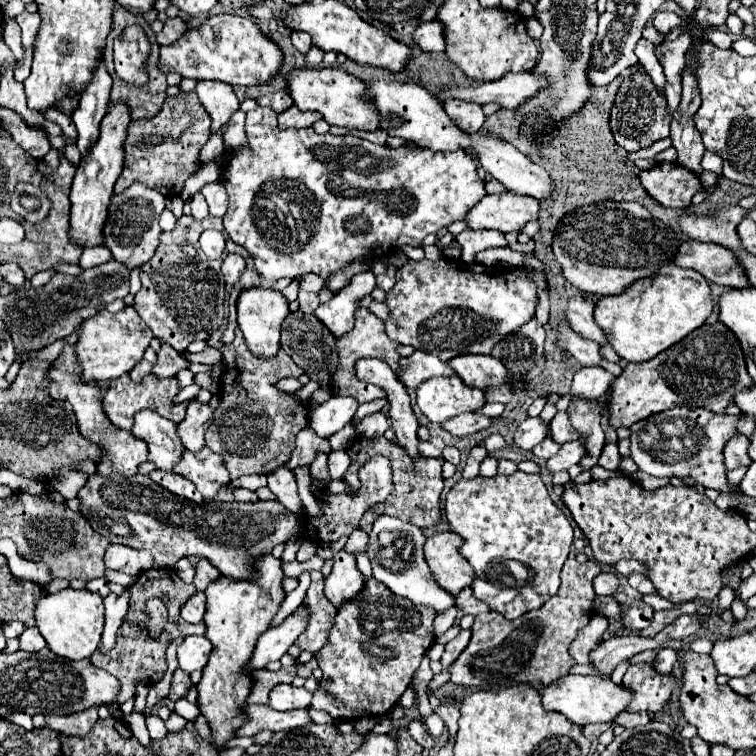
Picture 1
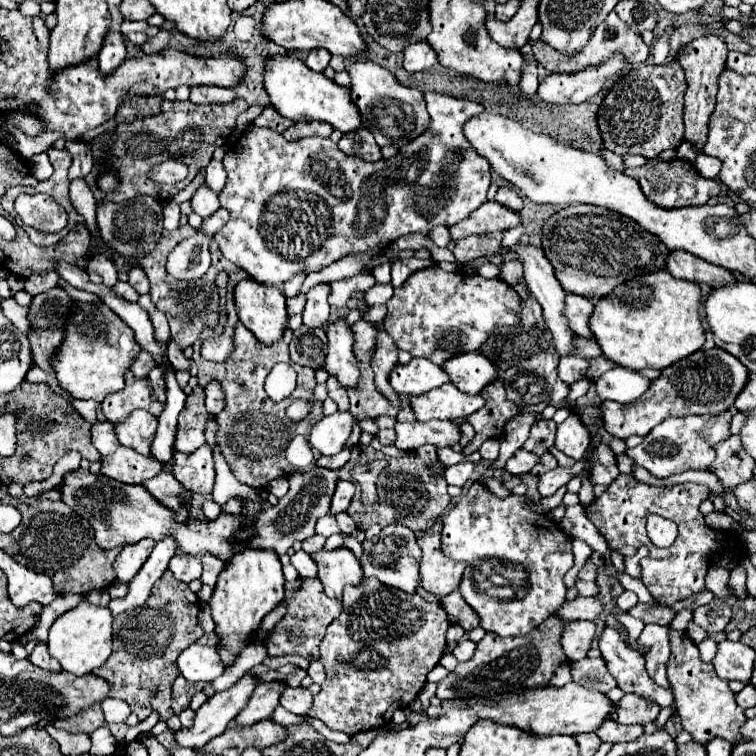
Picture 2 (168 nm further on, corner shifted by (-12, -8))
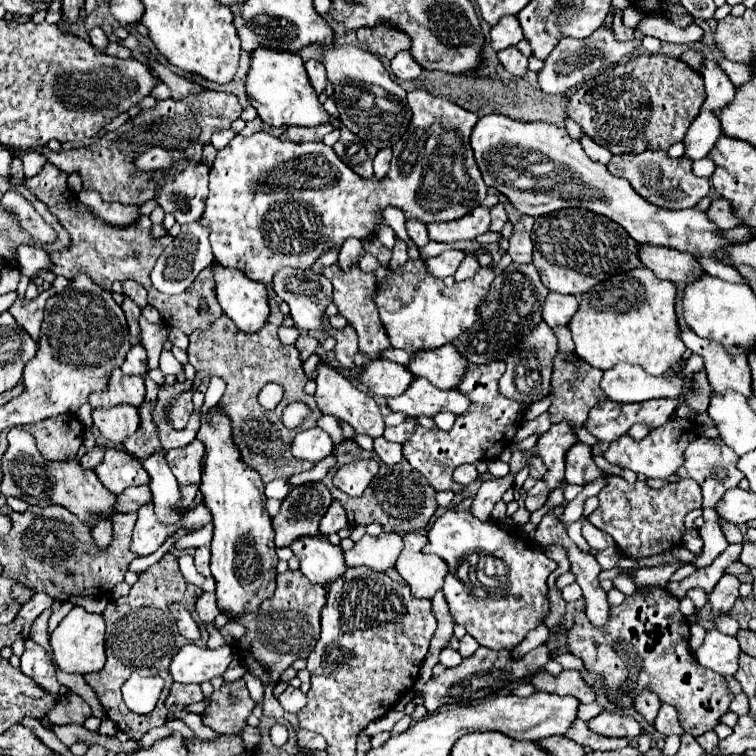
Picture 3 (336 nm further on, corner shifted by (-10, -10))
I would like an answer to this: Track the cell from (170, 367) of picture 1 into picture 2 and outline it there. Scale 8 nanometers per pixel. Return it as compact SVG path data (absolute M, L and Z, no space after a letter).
M156 366L156 368L150 372L148 380L150 380L152 388L154 388L156 398L158 398L160 402L164 402L164 400L166 400L166 390L164 390L164 372L162 372L162 370L158 370L158 366Z

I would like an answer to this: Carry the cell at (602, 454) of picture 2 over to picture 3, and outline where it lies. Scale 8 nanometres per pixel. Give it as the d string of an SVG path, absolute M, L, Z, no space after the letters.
M578 442L570 452L566 452L566 482L568 484L588 484L602 476L602 470L594 464L590 446Z

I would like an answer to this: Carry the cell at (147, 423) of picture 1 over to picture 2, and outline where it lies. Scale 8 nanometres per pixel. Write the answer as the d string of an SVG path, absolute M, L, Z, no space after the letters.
M144 410L132 412L126 422L116 424L116 434L118 434L120 444L144 456L152 456L150 448L152 448L152 438L156 436L156 422L158 418Z

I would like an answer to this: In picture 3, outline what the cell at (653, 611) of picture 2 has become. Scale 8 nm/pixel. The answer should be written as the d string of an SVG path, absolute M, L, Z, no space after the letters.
M644 586L644 588L636 588L632 596L626 596L620 606L610 606L608 624L598 630L596 626L592 626L586 614L582 612L574 614L574 626L568 632L568 652L582 660L586 672L592 676L594 684L598 684L598 688L604 690L604 696L612 706L620 710L628 710L634 706L634 696L638 696L638 692L648 688L654 694L658 694L660 702L672 704L676 708L682 728L696 738L702 732L714 730L718 718L724 712L728 712L732 694L728 692L724 678L718 672L702 668L698 662L692 660L688 648L688 636L690 636L690 624L678 610L678 598L670 596L666 588Z

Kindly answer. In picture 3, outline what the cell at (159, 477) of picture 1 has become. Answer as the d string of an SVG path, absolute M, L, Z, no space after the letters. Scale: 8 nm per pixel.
M132 486L132 488L126 488L122 494L118 494L118 500L114 504L114 512L120 512L120 514L136 512L148 500L152 500L152 492L150 492L148 486Z

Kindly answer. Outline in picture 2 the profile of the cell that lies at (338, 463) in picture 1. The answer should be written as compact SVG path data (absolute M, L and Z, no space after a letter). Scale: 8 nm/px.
M340 480L336 486L336 492L334 492L334 498L332 498L330 514L338 514L338 512L346 510L352 496L354 496L354 484L350 480Z

